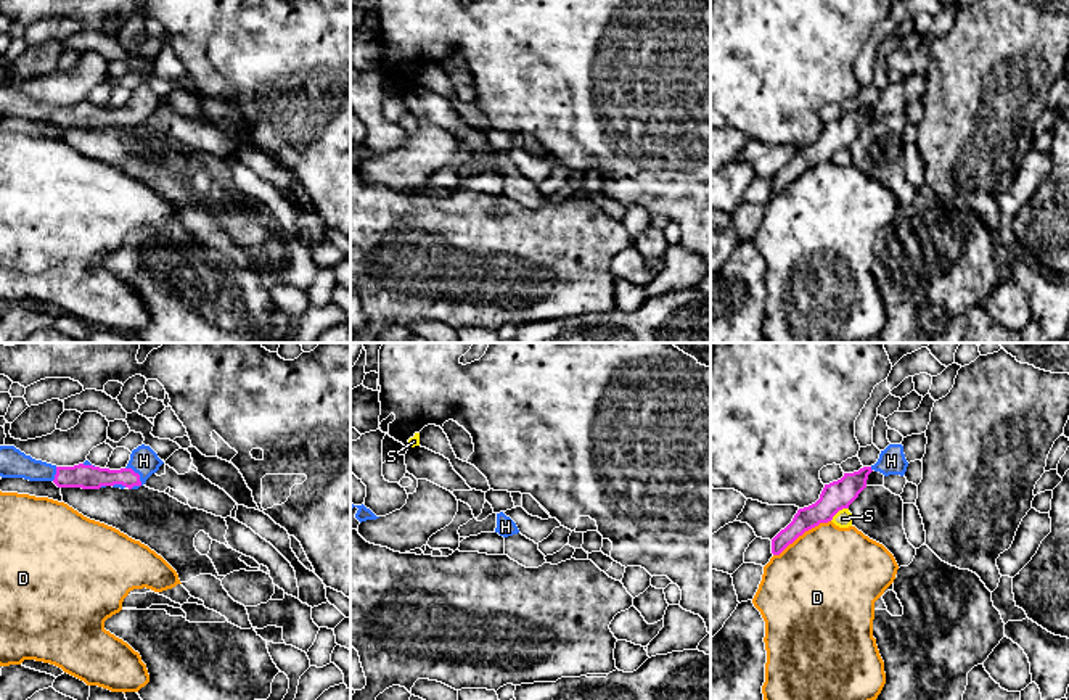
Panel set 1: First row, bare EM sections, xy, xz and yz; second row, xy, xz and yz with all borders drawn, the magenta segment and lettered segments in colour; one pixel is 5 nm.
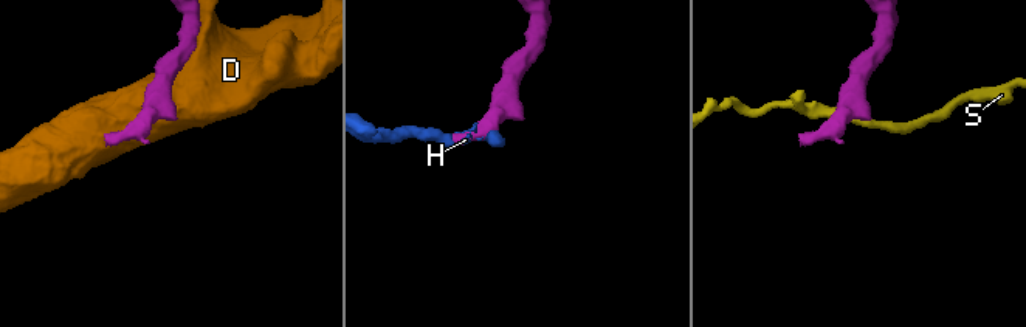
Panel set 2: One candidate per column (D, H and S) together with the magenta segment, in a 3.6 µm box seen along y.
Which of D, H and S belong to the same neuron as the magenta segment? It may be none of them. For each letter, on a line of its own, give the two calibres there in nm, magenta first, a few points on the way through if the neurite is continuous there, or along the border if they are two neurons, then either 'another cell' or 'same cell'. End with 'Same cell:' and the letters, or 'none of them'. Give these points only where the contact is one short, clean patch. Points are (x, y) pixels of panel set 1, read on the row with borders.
D: 140 nm thick on the magenta side, 500 nm on the other; another cell
H: 130 nm thick on the magenta side, 140 nm on the other; runs through xy (87, 477), (137, 473), (143, 461); same cell
S: 150 nm thick on the magenta side, 90 nm on the other; border along yz (847, 507), (843, 507), (830, 520); another cell
Same cell: H

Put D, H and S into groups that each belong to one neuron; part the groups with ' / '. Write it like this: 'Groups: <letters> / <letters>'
Groups: D / H / S

